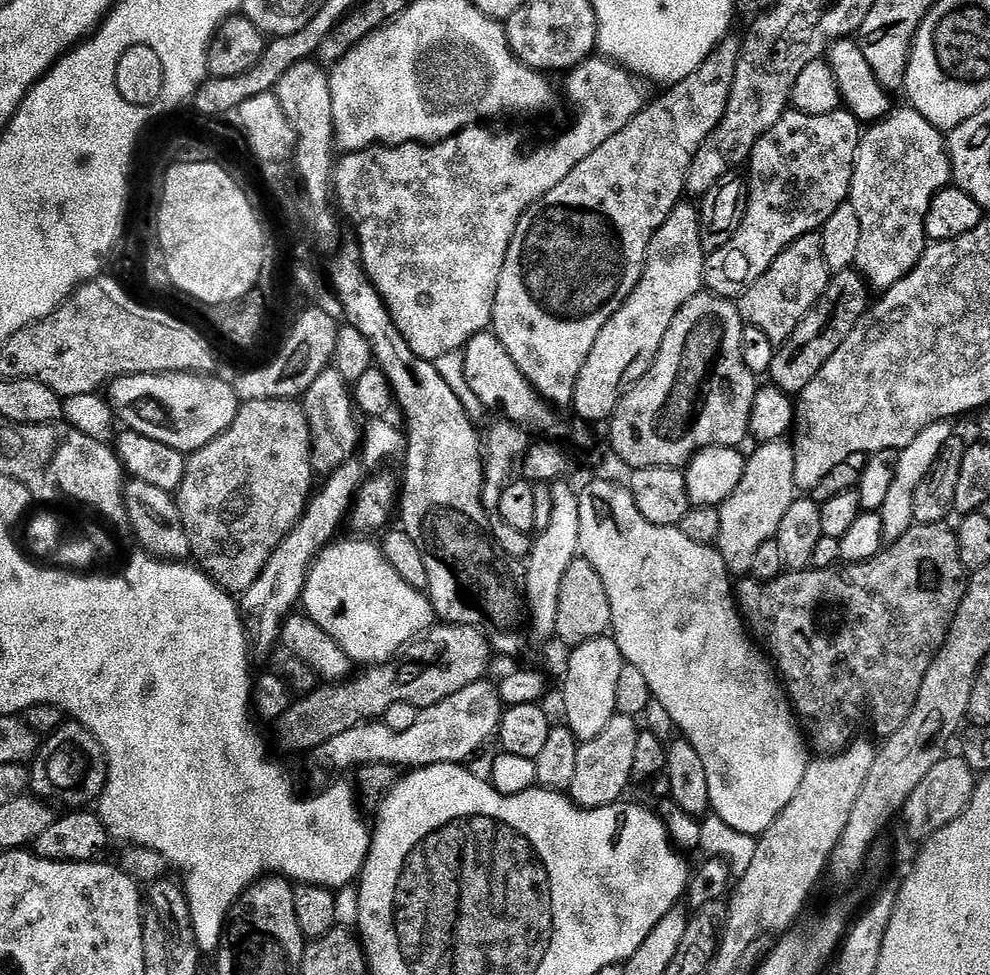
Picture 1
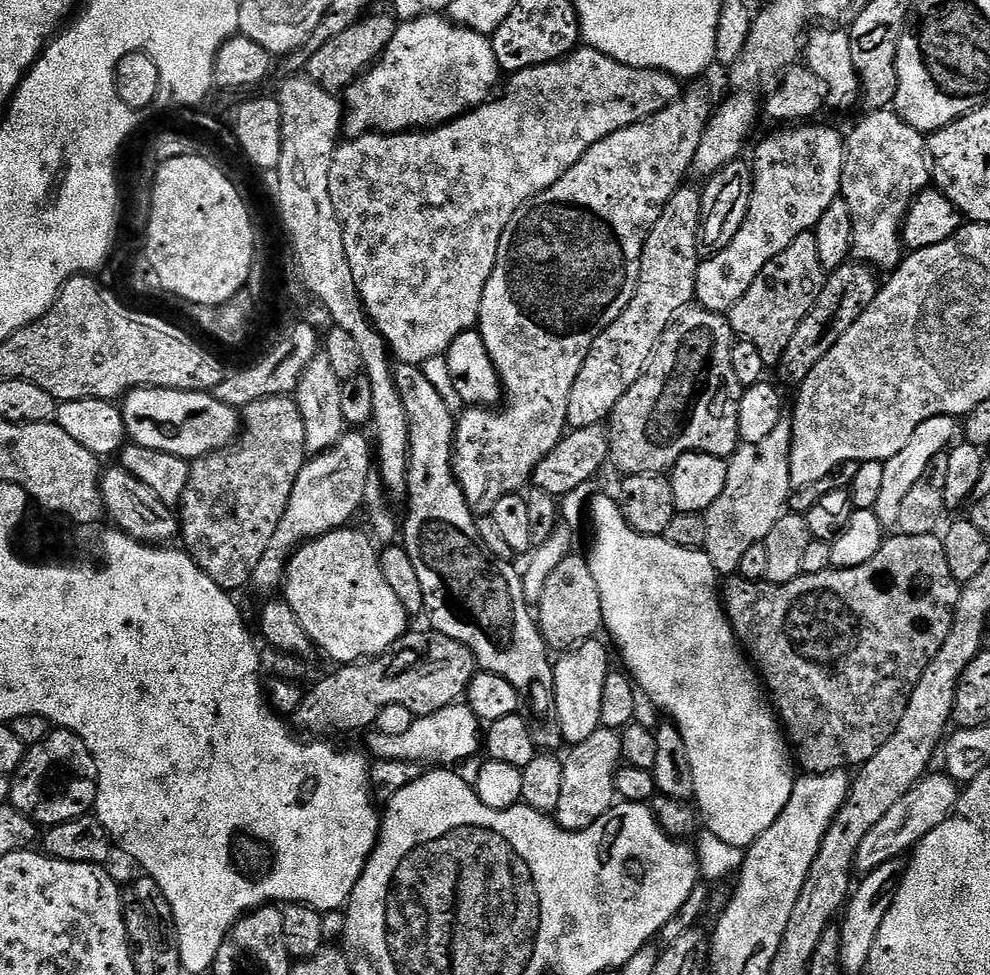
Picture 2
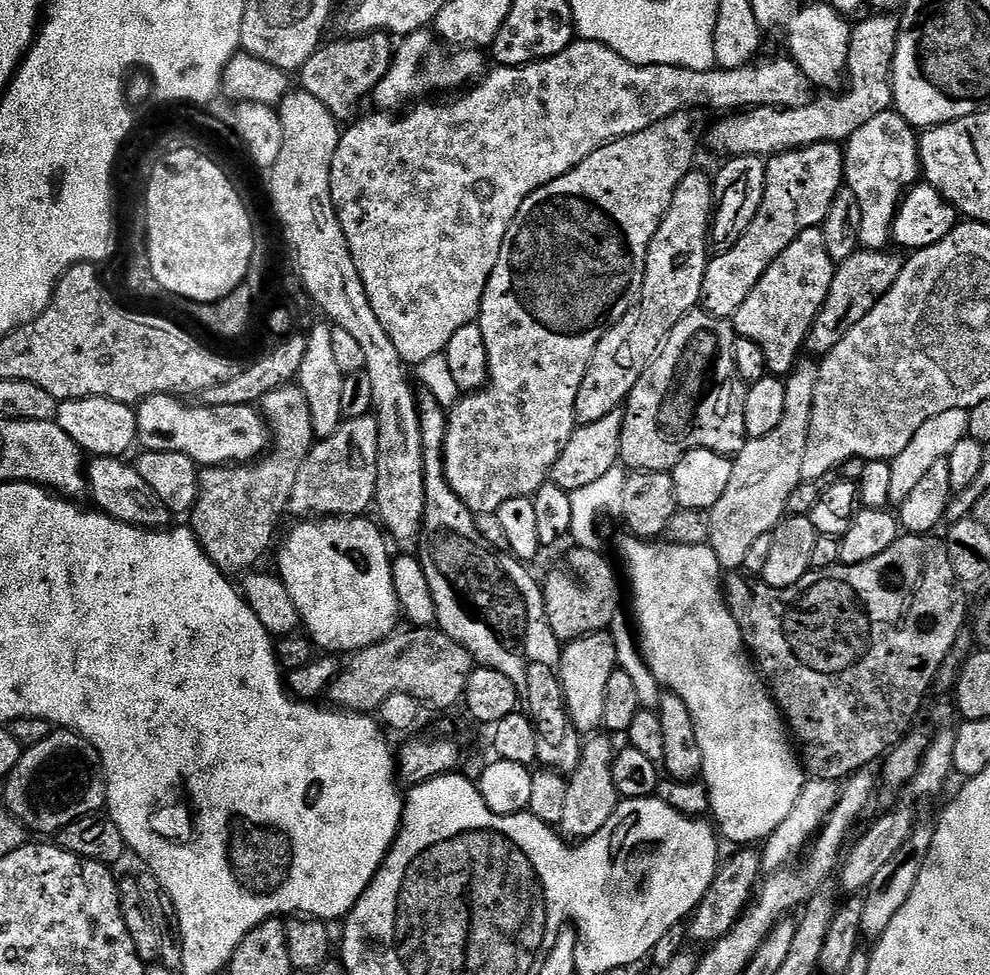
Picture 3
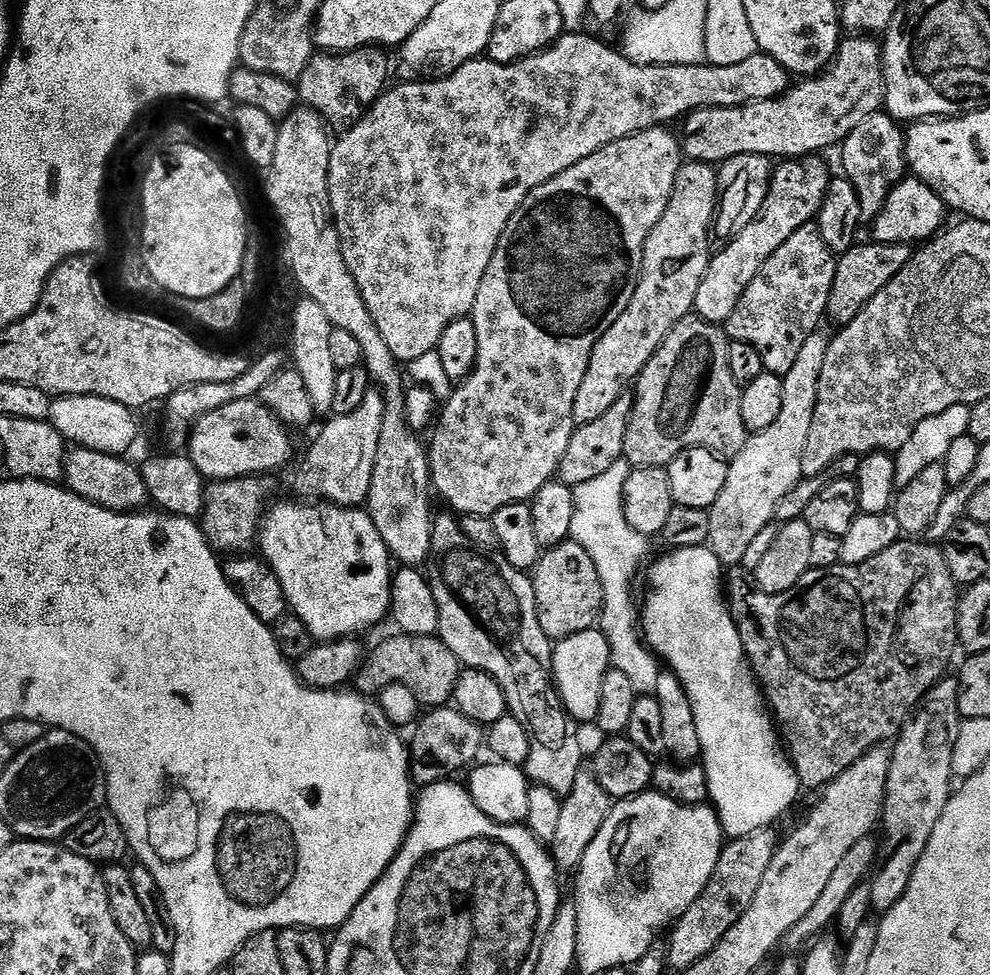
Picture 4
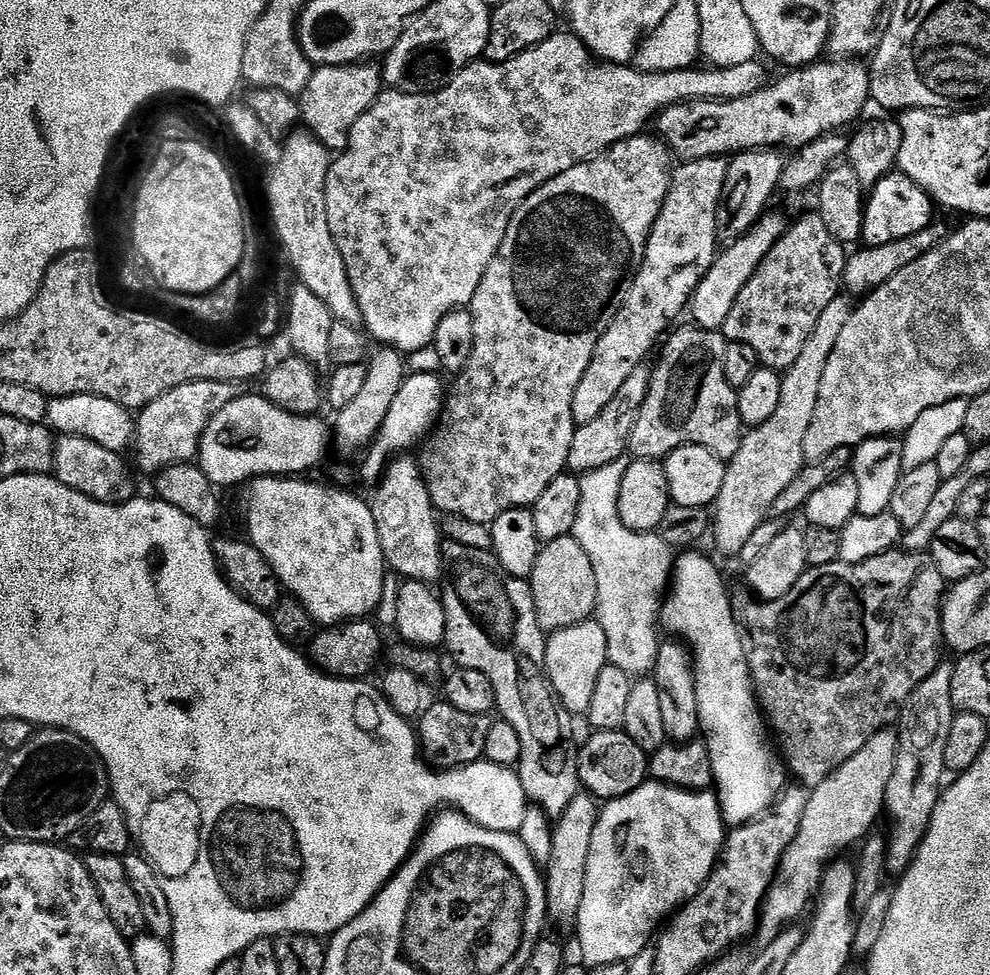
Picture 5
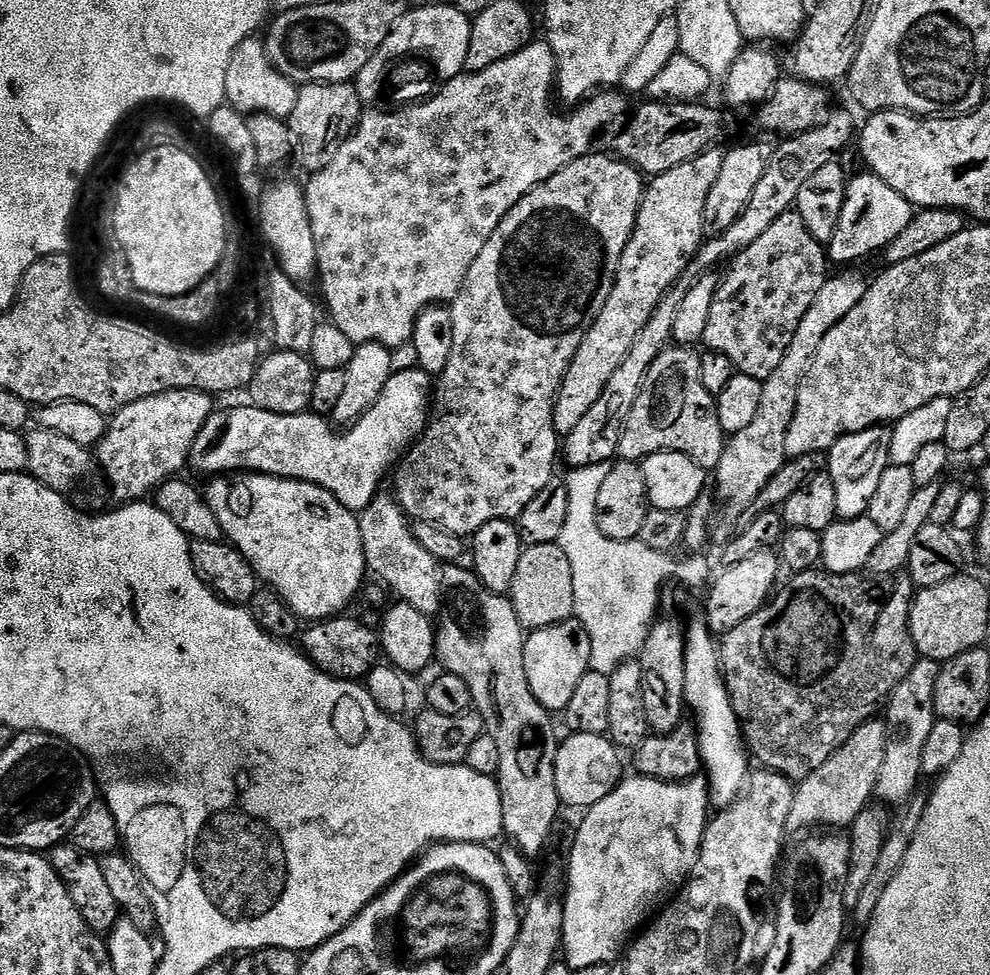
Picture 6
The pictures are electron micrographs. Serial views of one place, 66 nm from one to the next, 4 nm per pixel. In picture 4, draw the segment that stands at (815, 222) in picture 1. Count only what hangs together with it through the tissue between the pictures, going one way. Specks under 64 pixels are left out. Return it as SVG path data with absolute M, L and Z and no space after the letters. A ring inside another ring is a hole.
M819 155L803 158L788 158L775 165L772 180L768 183L768 197L762 206L760 215L738 234L738 238L727 241L720 253L713 255L708 261L708 269L702 278L702 286L698 286L695 315L708 324L727 325L730 314L734 314L734 306L746 294L746 286L754 282L758 270L802 226L813 223L819 217L820 207L828 193L830 175L828 164Z

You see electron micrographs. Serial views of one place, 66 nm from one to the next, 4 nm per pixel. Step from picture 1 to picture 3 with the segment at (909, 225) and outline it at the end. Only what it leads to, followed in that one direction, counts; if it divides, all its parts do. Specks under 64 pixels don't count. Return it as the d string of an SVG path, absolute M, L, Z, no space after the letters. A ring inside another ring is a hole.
M889 110L870 118L866 126L854 130L854 134L843 145L844 149L844 184L858 198L860 211L860 242L865 248L887 249L892 239L892 223L900 209L900 201L904 193L921 179L920 145L917 129L907 124L900 113Z

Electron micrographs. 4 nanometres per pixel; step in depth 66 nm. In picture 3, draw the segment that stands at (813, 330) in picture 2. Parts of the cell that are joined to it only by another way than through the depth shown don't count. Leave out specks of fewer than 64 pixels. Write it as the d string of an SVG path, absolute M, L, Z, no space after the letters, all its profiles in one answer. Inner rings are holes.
M861 247L850 254L850 258L836 264L836 273L830 282L830 294L826 294L826 302L822 302L822 310L816 315L816 321L808 331L806 348L813 352L809 352L813 357L823 358L830 350L834 350L834 346L842 342L844 335L854 330L854 326L858 326L858 322L862 322L862 318L866 318L866 314L874 310L874 306L886 295L890 286L898 282L898 274L902 274L904 269L905 257L899 251L892 251L896 250Z

